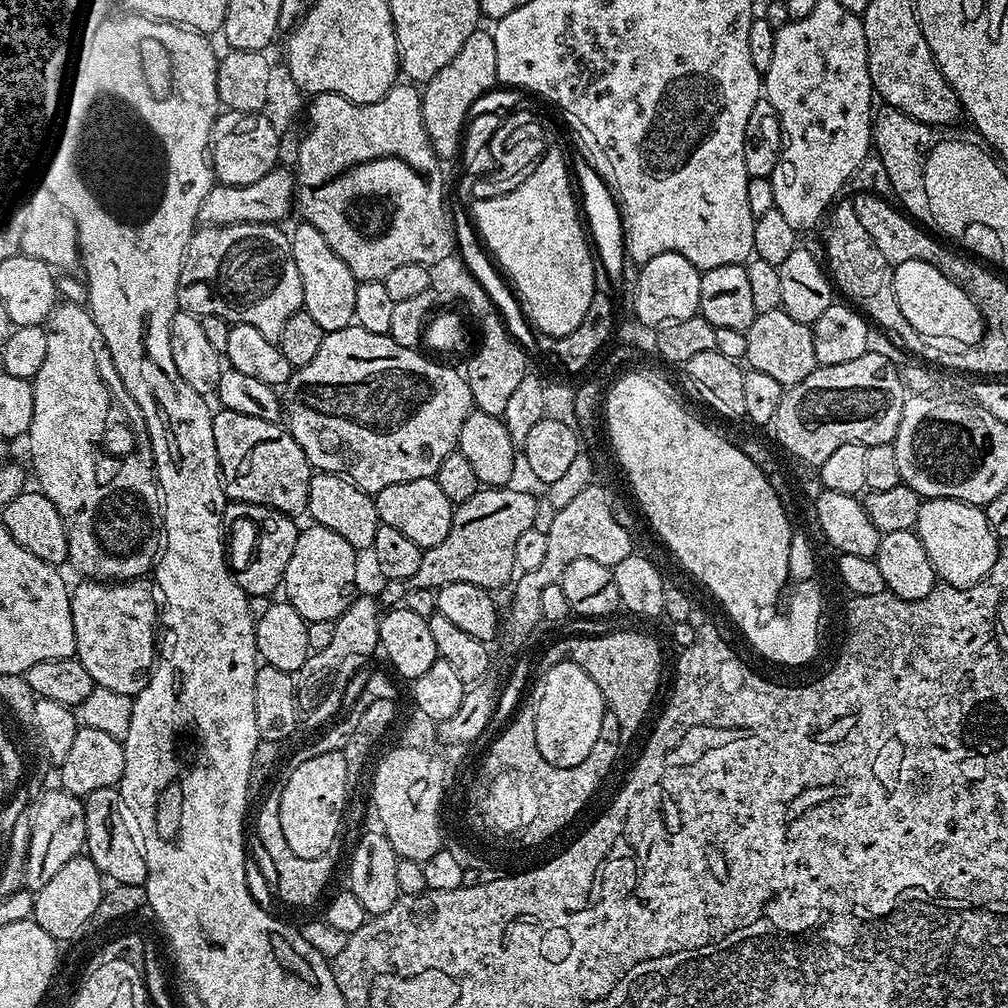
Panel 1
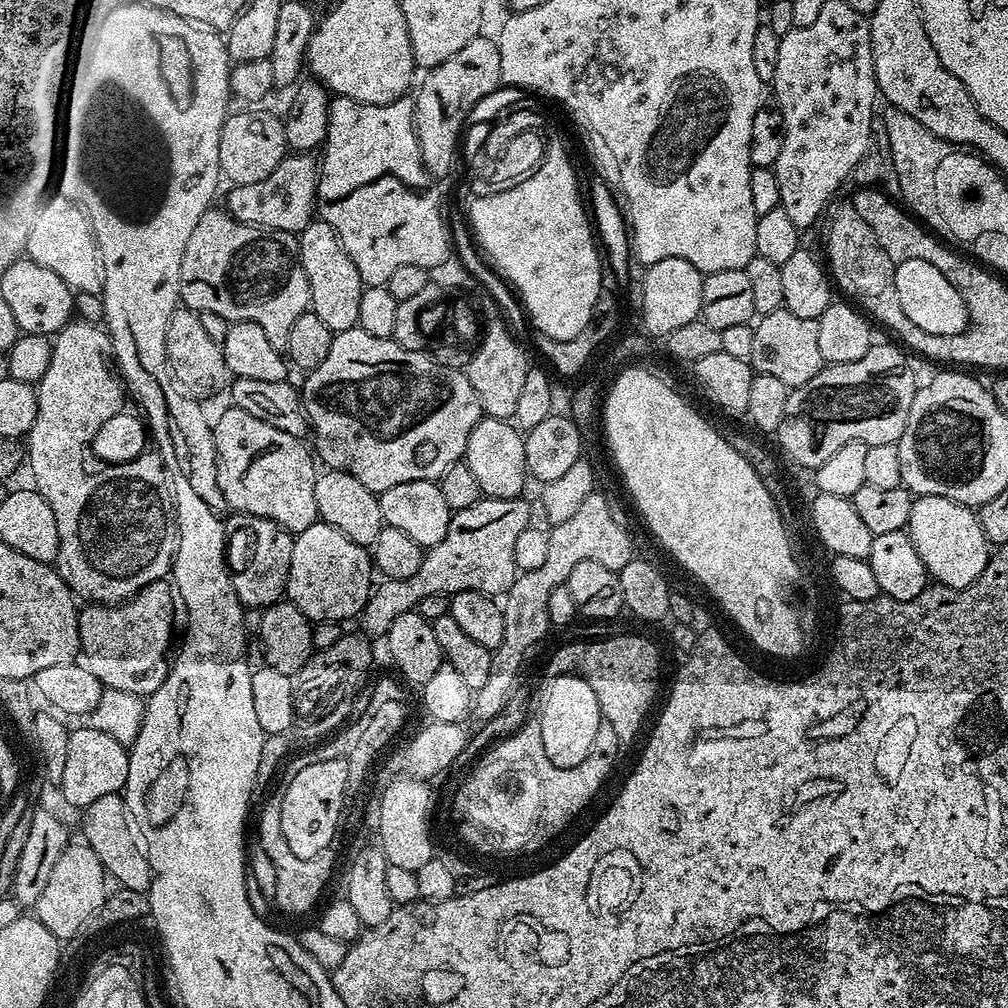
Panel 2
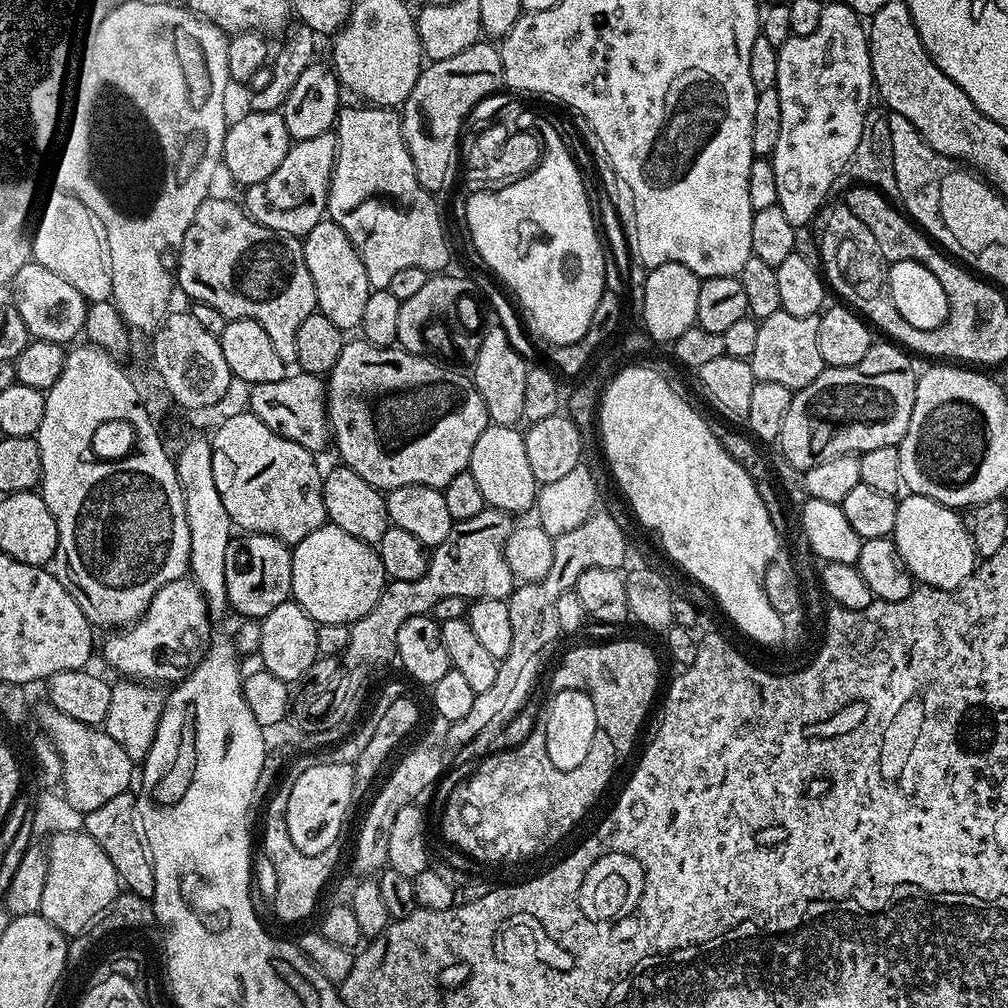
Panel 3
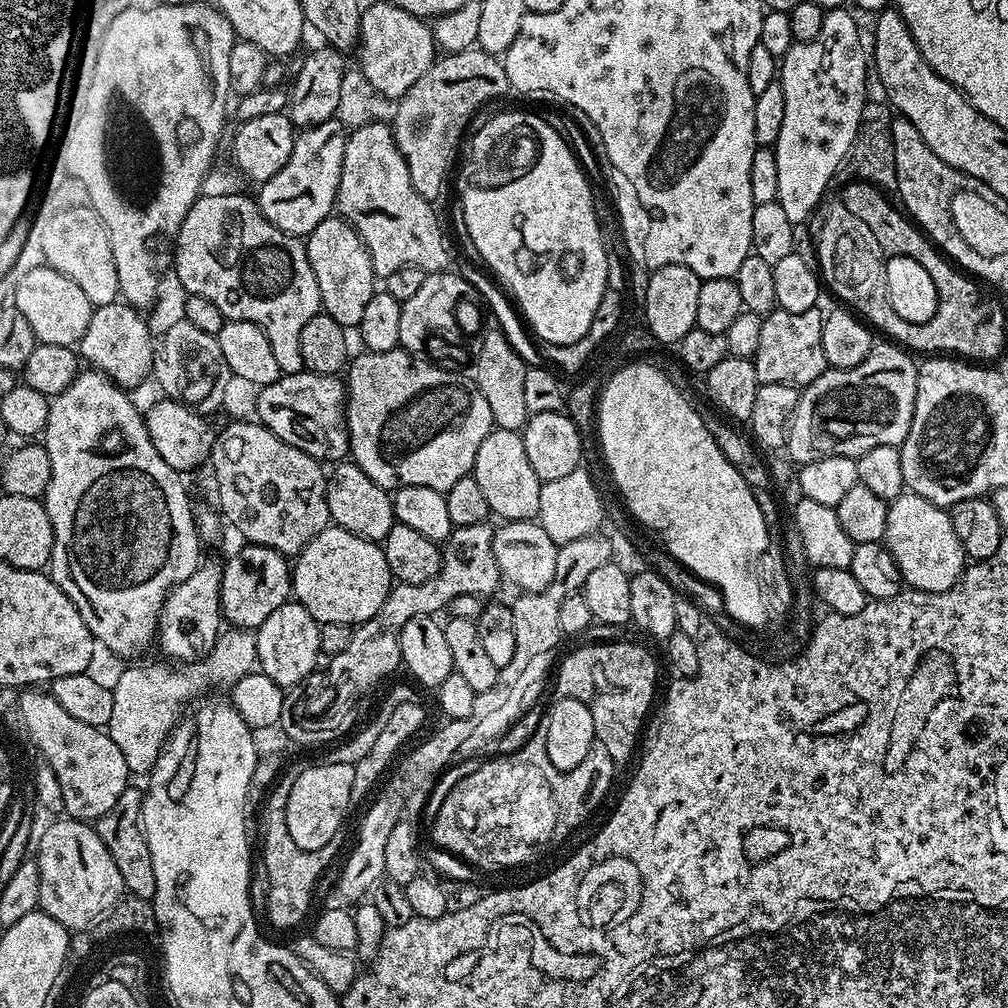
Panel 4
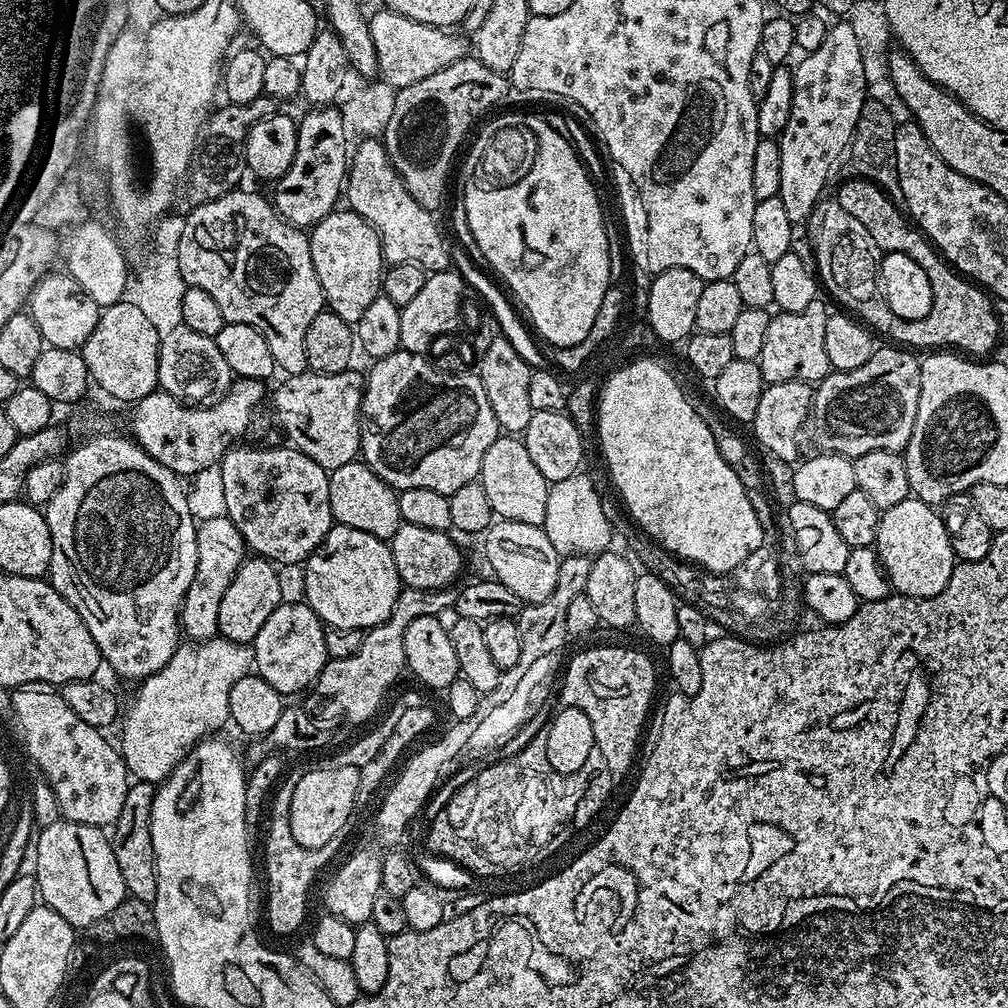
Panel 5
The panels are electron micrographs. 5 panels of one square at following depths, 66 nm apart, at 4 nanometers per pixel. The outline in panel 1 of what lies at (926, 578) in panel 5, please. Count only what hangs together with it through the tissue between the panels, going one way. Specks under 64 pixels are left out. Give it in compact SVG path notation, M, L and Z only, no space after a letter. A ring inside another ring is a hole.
M950 498L925 499L918 510L918 522L914 531L922 546L926 546L926 554L930 554L930 562L937 577L949 588L974 588L978 581L984 580L986 574L992 572L993 566L998 562L1001 550L998 537L993 534L983 507L975 504Z

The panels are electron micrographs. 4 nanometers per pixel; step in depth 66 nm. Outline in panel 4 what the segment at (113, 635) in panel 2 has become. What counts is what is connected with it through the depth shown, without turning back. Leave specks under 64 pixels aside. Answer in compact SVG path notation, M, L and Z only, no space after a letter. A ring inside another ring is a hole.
M201 563L200 567L178 586L174 586L164 599L160 611L160 626L158 629L158 648L165 652L172 662L191 662L202 660L214 650L214 631L212 620L220 620L220 583L223 567L219 563Z

